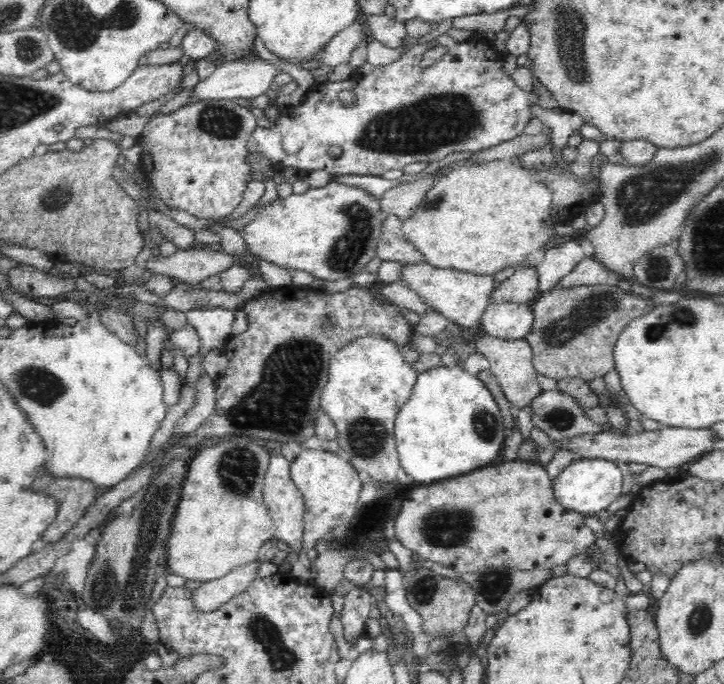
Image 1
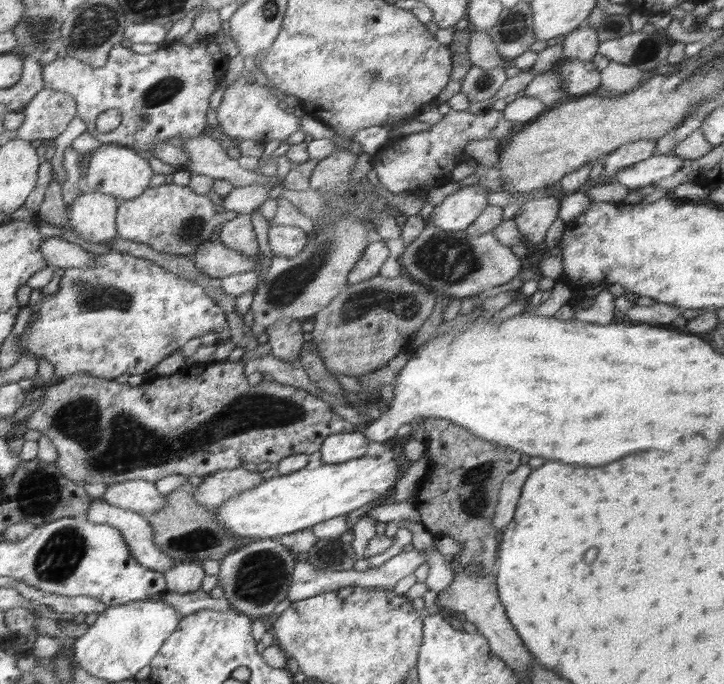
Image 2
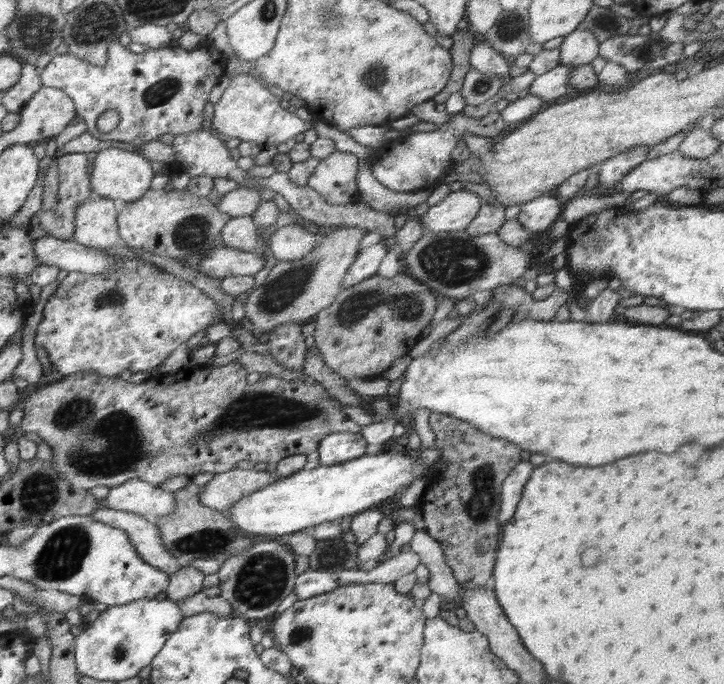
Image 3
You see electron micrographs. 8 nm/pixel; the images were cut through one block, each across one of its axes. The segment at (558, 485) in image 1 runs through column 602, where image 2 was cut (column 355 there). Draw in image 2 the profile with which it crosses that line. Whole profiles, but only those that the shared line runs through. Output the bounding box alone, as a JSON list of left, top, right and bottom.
[214,456,402,539]

